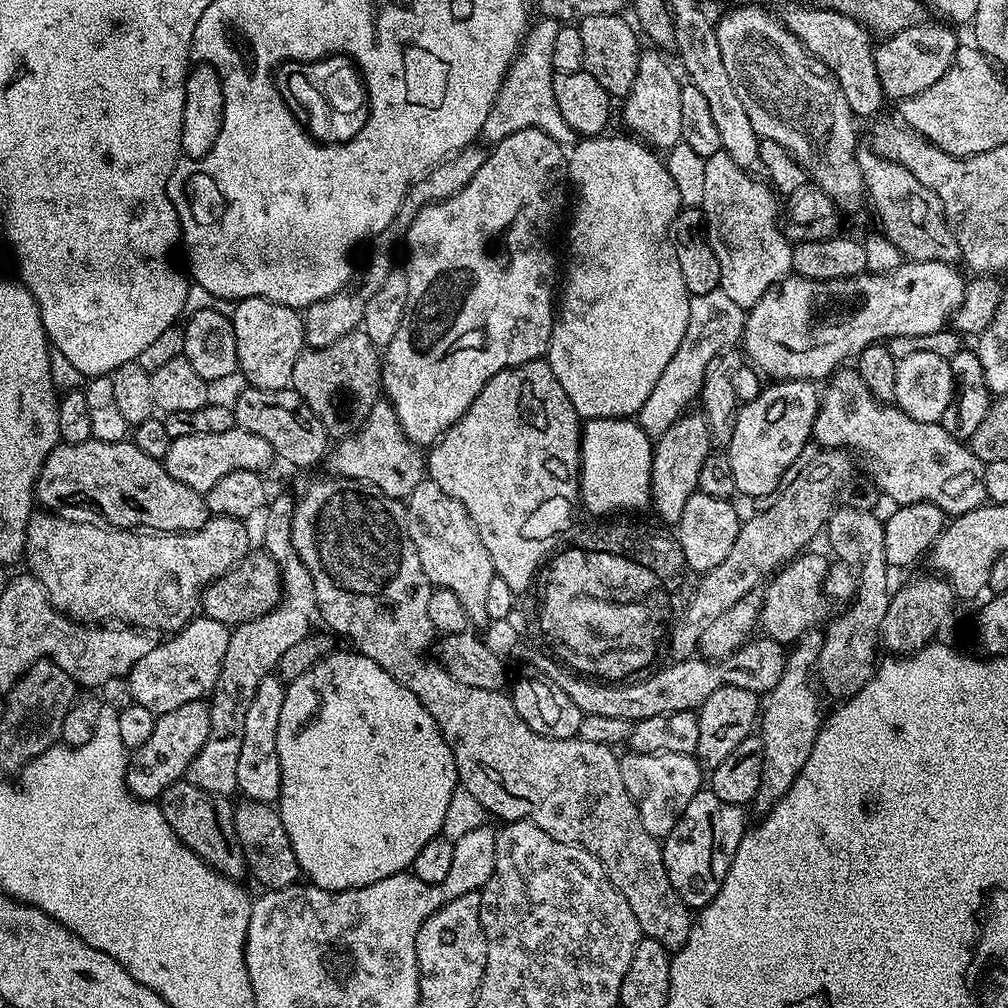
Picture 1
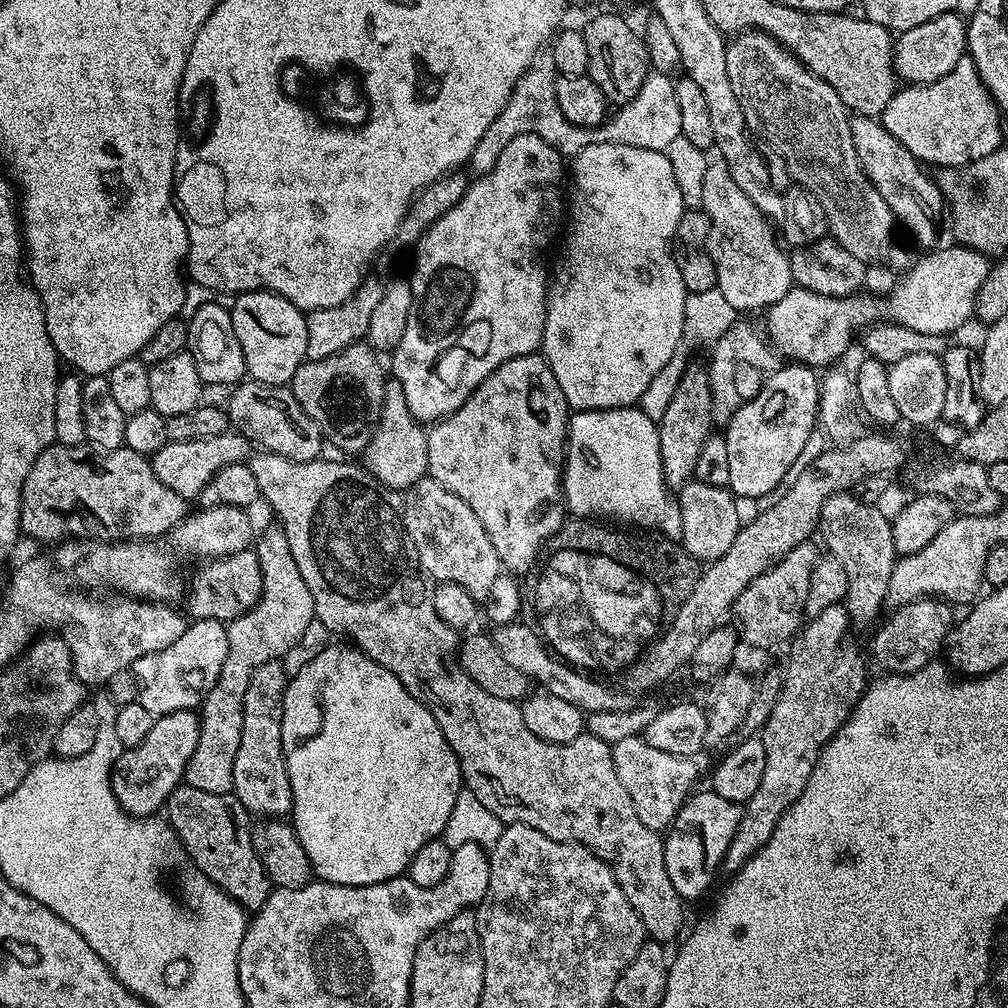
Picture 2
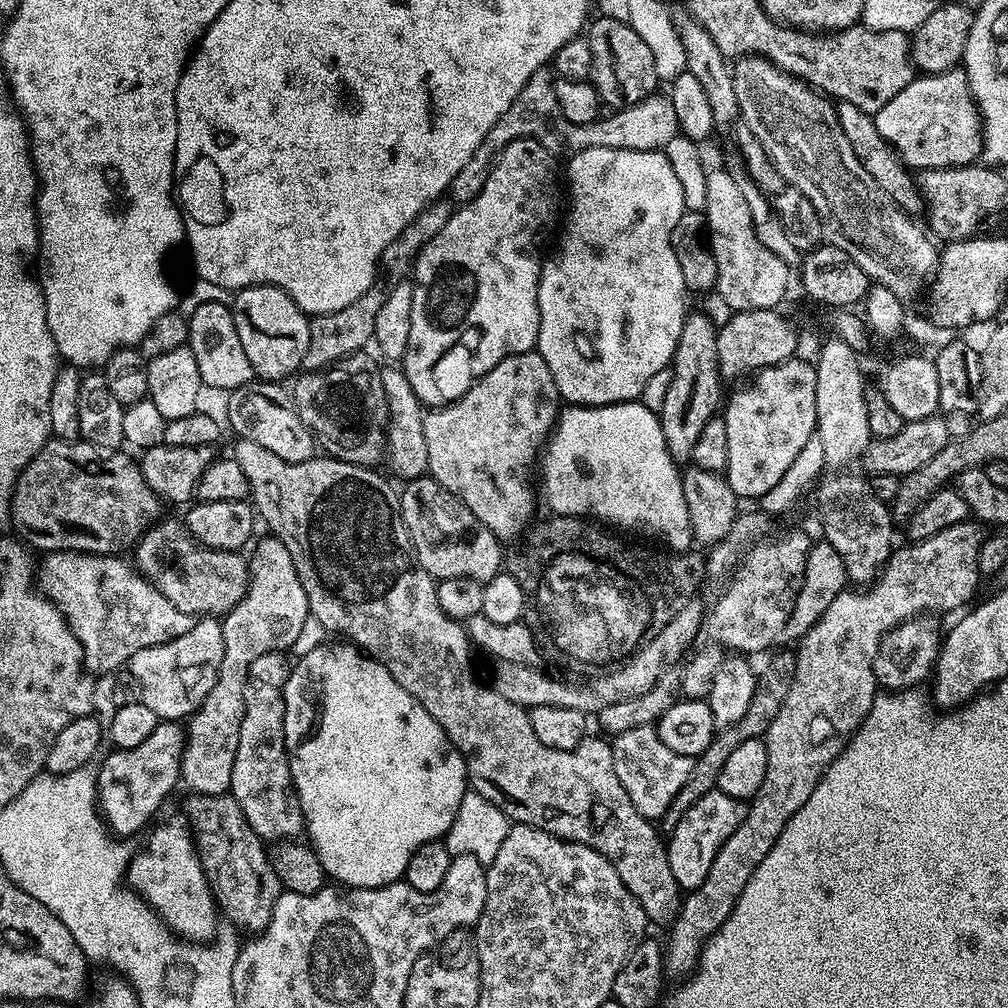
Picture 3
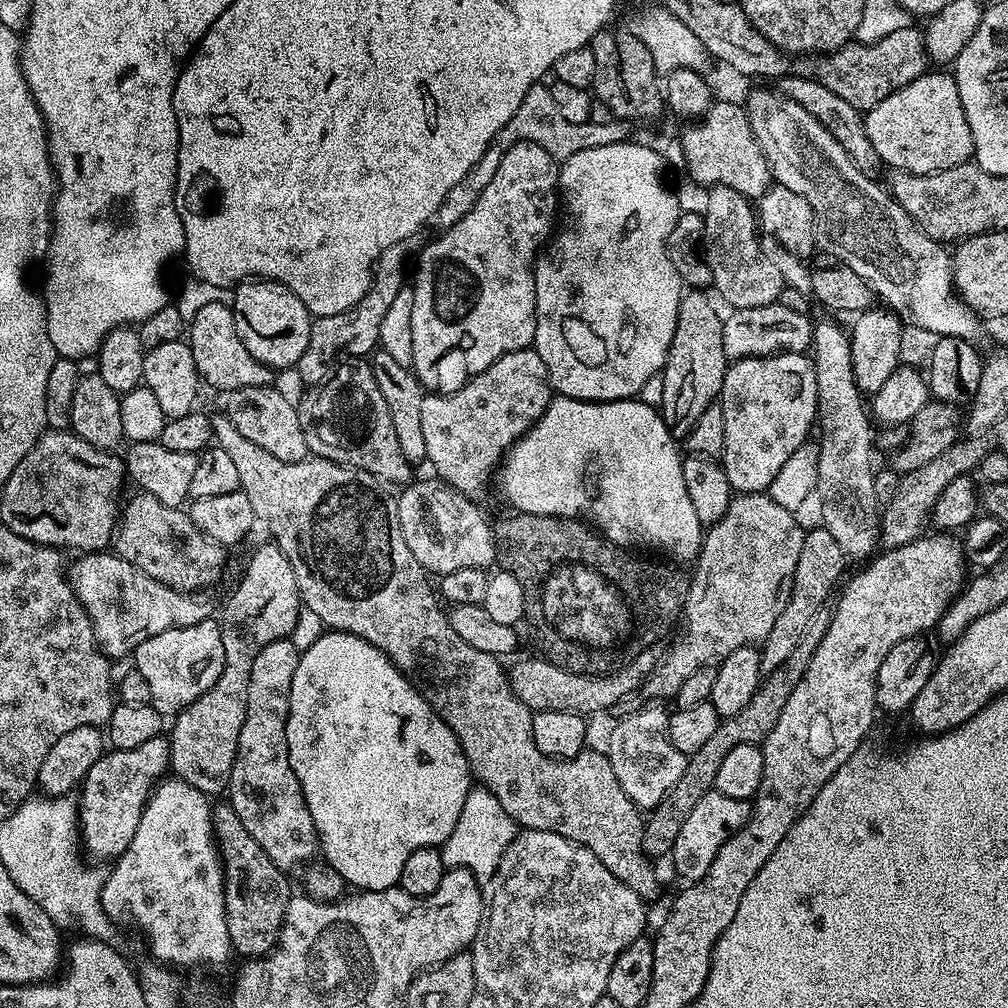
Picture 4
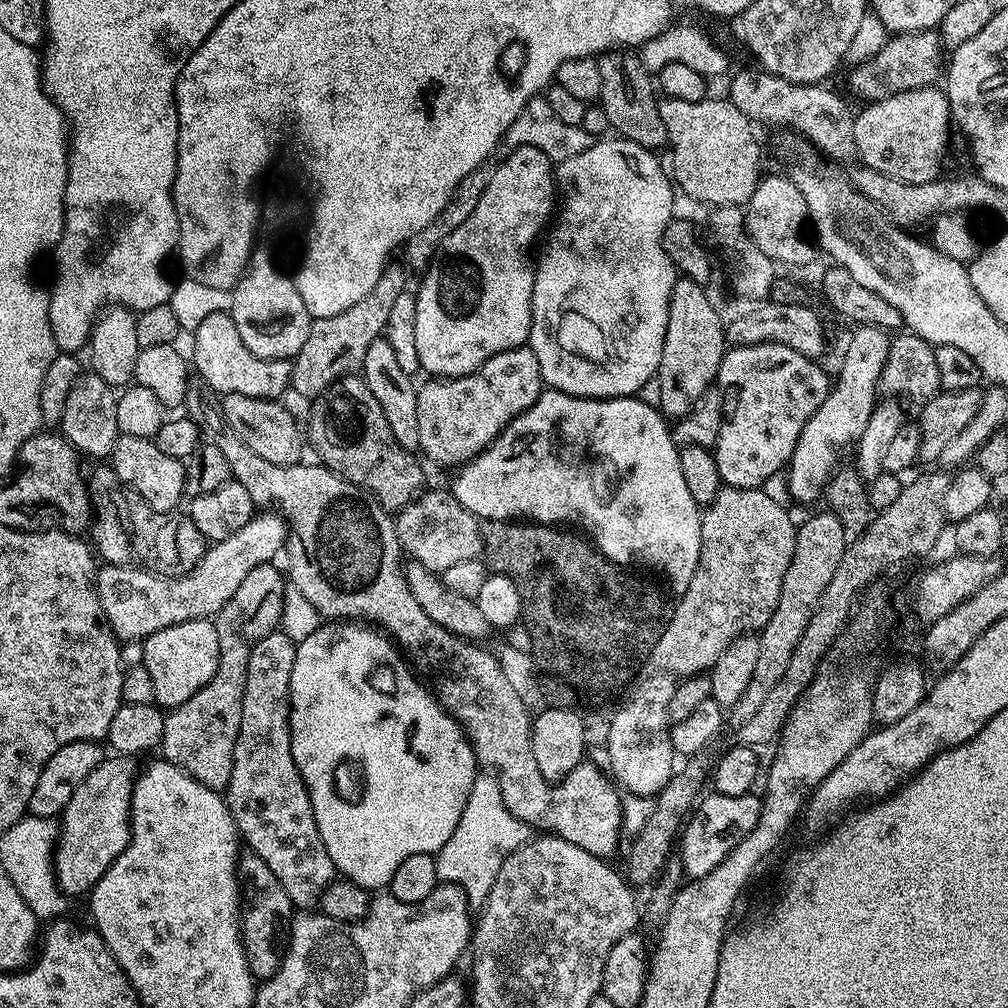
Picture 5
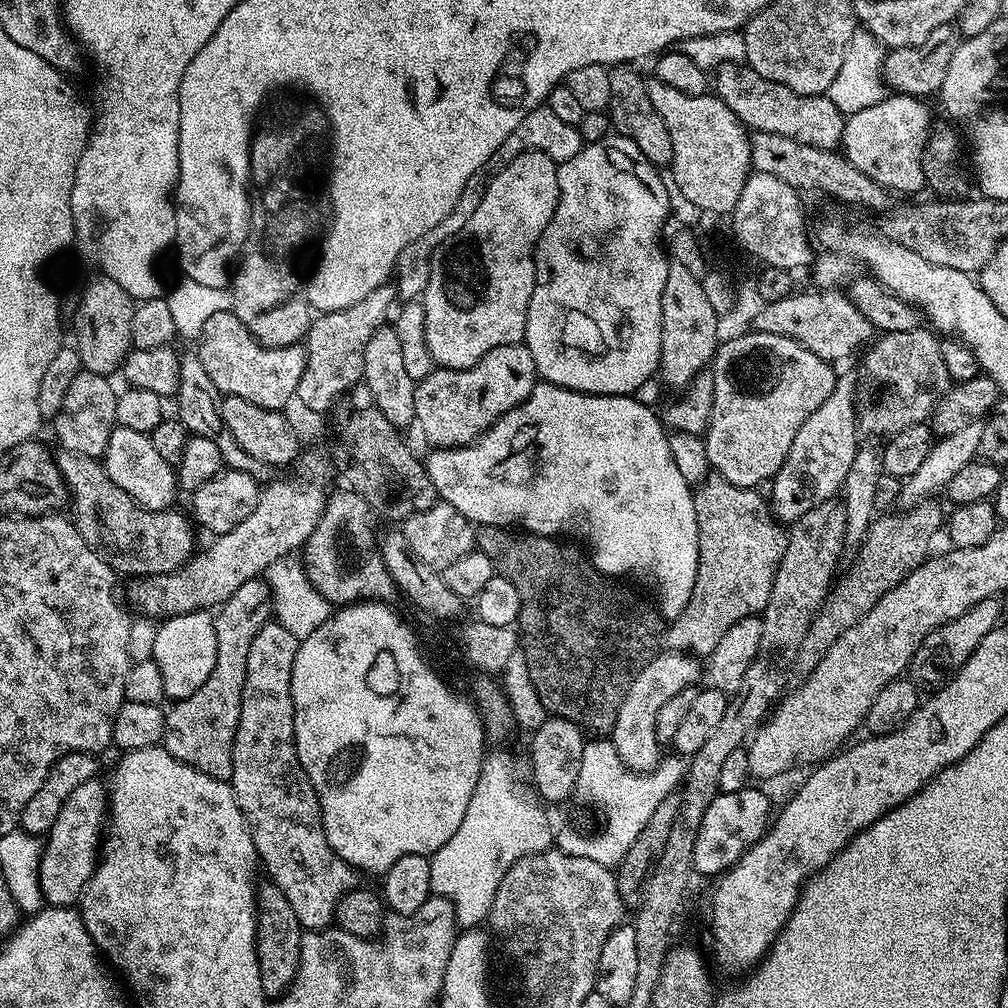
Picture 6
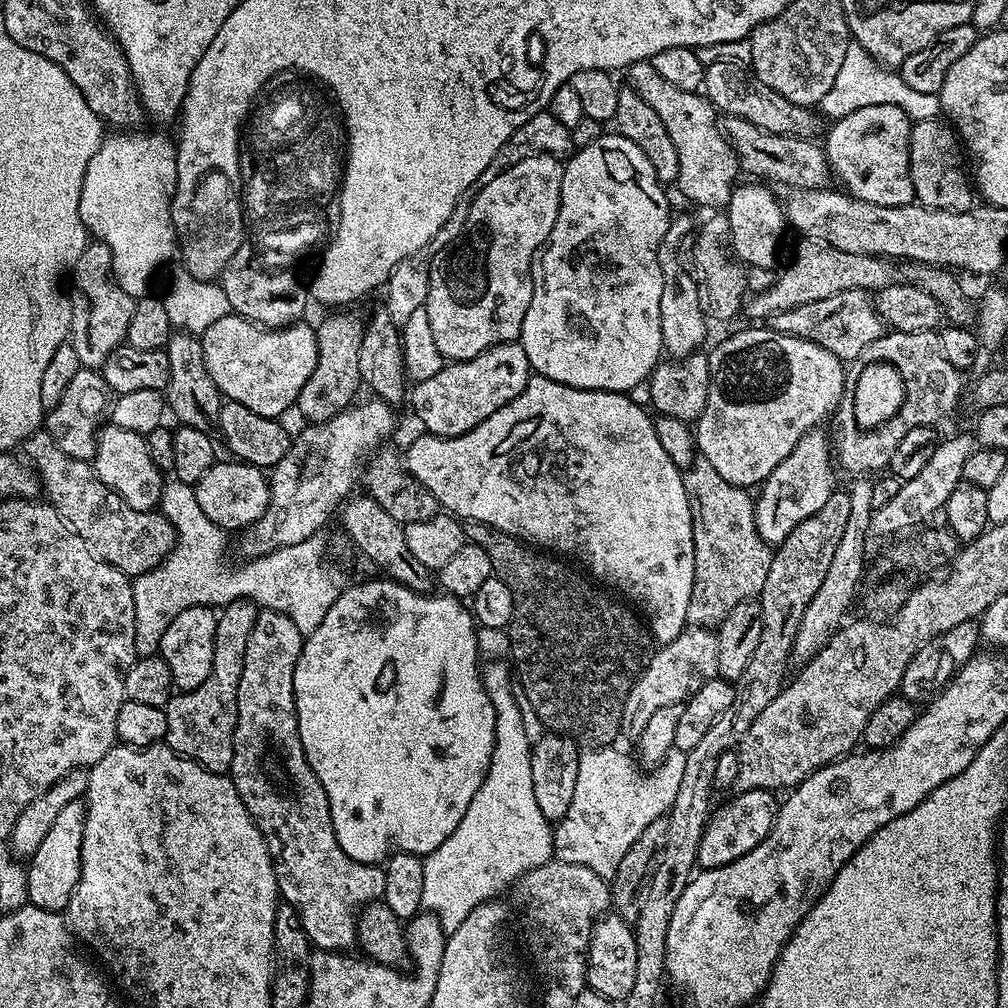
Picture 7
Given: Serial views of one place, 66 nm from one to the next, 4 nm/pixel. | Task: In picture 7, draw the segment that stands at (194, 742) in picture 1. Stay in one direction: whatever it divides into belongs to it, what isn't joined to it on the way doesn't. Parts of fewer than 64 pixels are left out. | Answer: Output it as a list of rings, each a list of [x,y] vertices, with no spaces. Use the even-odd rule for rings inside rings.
[[[79,799],[67,804],[57,814],[50,830],[46,833],[42,846],[38,846],[36,853],[27,861],[28,903],[51,912],[63,913],[67,909],[68,900],[80,877],[80,843],[83,833],[84,801]]]

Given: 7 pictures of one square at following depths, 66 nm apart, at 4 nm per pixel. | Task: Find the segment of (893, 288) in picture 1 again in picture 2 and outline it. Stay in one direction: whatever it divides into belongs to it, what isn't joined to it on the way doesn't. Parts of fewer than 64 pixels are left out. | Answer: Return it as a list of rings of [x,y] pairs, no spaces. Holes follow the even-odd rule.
[[[940,246],[924,254],[917,264],[915,261],[910,270],[897,279],[886,298],[880,294],[827,296],[792,287],[766,312],[769,316],[767,331],[776,331],[770,338],[773,349],[779,355],[781,352],[788,356],[784,358],[789,361],[820,370],[835,365],[839,361],[836,359],[851,346],[852,339],[855,336],[857,339],[864,329],[884,321],[901,324],[922,334],[953,334],[968,319],[973,319],[978,292],[990,269],[990,260],[985,253],[975,252],[973,248],[955,247]]]

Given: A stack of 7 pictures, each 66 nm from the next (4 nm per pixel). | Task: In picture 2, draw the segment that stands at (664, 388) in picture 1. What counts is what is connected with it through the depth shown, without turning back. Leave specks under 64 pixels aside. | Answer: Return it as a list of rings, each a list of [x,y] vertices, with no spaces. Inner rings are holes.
[[[714,287],[710,290],[688,293],[682,338],[678,342],[670,362],[666,362],[666,366],[662,366],[662,370],[658,370],[658,374],[654,374],[654,382],[650,382],[650,386],[646,386],[646,394],[642,394],[640,399],[638,407],[640,411],[646,414],[646,418],[659,422],[666,414],[666,406],[670,406],[670,398],[674,398],[684,373],[690,367],[688,359],[691,358],[692,351],[695,348],[705,347],[704,349],[707,349],[709,346],[716,344],[718,338],[722,338],[722,334],[726,334],[726,330],[730,330],[730,326],[734,326],[737,322],[736,308],[730,306],[730,302],[726,302],[726,297],[721,294],[719,288]]]

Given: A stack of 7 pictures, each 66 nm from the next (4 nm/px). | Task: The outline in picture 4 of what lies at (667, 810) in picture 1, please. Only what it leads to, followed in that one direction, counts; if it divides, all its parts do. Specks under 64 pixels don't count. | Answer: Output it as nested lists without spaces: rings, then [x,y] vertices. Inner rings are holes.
[[[648,702],[645,705],[641,712],[636,712],[633,716],[624,716],[613,726],[612,733],[608,736],[606,755],[610,766],[614,766],[614,778],[618,778],[618,786],[626,790],[626,794],[636,803],[637,808],[651,810],[658,806],[658,802],[662,802],[662,798],[666,798],[670,786],[674,786],[678,778],[682,778],[682,770],[686,770],[688,756],[670,742],[668,737],[669,709],[664,709],[665,705],[660,702]]]

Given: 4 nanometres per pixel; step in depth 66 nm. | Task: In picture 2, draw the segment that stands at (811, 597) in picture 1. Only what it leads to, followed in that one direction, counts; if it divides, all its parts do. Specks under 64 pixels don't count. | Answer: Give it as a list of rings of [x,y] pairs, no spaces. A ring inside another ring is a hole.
[[[808,544],[794,546],[794,550],[790,550],[790,554],[783,556],[774,567],[754,578],[754,582],[750,582],[750,586],[737,598],[734,616],[744,623],[743,639],[745,636],[754,647],[772,648],[783,640],[791,641],[805,623],[804,607],[814,563],[814,556],[808,550]]]

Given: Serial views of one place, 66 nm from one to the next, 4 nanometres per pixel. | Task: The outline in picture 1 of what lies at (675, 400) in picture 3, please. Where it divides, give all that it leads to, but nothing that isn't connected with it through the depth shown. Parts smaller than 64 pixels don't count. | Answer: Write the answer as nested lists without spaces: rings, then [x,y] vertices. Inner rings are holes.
[[[685,414],[677,418],[666,434],[655,437],[652,453],[652,498],[651,507],[672,526],[679,525],[682,509],[698,491],[698,474],[702,470],[702,462],[706,462],[708,453],[714,445],[710,438],[710,430],[703,415]]]

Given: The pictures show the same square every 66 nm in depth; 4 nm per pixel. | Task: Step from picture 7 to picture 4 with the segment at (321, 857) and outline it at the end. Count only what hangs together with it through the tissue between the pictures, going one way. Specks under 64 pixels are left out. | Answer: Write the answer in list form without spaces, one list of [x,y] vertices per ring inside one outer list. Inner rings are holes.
[[[289,638],[270,642],[270,646],[254,658],[254,666],[250,666],[250,686],[246,690],[246,718],[242,722],[242,734],[238,734],[238,750],[226,789],[227,803],[232,805],[234,814],[242,818],[242,826],[246,826],[254,842],[266,850],[270,862],[285,870],[291,870],[295,864],[304,866],[315,861],[320,846],[314,818],[310,818],[304,791],[294,774],[294,766],[290,766],[286,746],[288,695],[300,654]]]

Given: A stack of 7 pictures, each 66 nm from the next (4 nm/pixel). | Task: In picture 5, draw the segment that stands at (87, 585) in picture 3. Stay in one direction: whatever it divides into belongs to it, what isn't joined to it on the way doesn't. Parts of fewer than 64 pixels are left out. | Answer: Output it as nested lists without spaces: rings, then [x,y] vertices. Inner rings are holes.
[[[261,511],[253,516],[250,522],[246,522],[242,530],[230,534],[230,538],[215,541],[195,567],[179,578],[162,576],[148,571],[147,568],[133,568],[127,564],[104,564],[94,577],[96,597],[100,599],[100,611],[106,617],[106,623],[112,629],[112,633],[124,642],[143,641],[144,637],[158,630],[166,630],[166,626],[174,626],[178,622],[215,617],[216,613],[222,610],[222,606],[226,606],[226,602],[234,598],[234,590],[242,586],[246,574],[250,574],[254,566],[271,564],[277,559],[275,556],[279,552],[281,555],[285,551],[289,531],[290,525],[279,511]]]

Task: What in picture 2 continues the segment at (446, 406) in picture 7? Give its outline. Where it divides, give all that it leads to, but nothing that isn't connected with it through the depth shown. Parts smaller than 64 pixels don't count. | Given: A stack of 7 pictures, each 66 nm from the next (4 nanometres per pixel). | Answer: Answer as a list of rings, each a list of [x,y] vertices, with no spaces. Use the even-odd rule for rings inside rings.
[[[533,354],[510,358],[494,370],[472,391],[445,420],[435,421],[427,429],[428,475],[437,480],[450,494],[458,494],[482,522],[482,530],[494,542],[501,565],[509,573],[527,573],[538,559],[532,549],[532,523],[544,516],[551,500],[562,496],[562,473],[566,455],[566,425],[570,409],[554,370],[550,370],[543,355]]]

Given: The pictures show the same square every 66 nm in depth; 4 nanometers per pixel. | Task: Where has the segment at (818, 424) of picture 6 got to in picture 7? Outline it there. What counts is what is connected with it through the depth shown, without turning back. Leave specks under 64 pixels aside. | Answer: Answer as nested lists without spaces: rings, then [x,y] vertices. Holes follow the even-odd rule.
[[[820,430],[807,432],[798,442],[798,446],[794,446],[794,450],[790,450],[790,454],[786,454],[786,458],[778,462],[778,466],[774,466],[772,473],[759,485],[760,497],[757,495],[754,500],[756,524],[769,544],[781,544],[790,534],[790,530],[798,526],[798,522],[810,518],[810,514],[818,514],[826,498],[837,491],[838,484],[828,469],[828,460],[830,464],[827,438]]]

